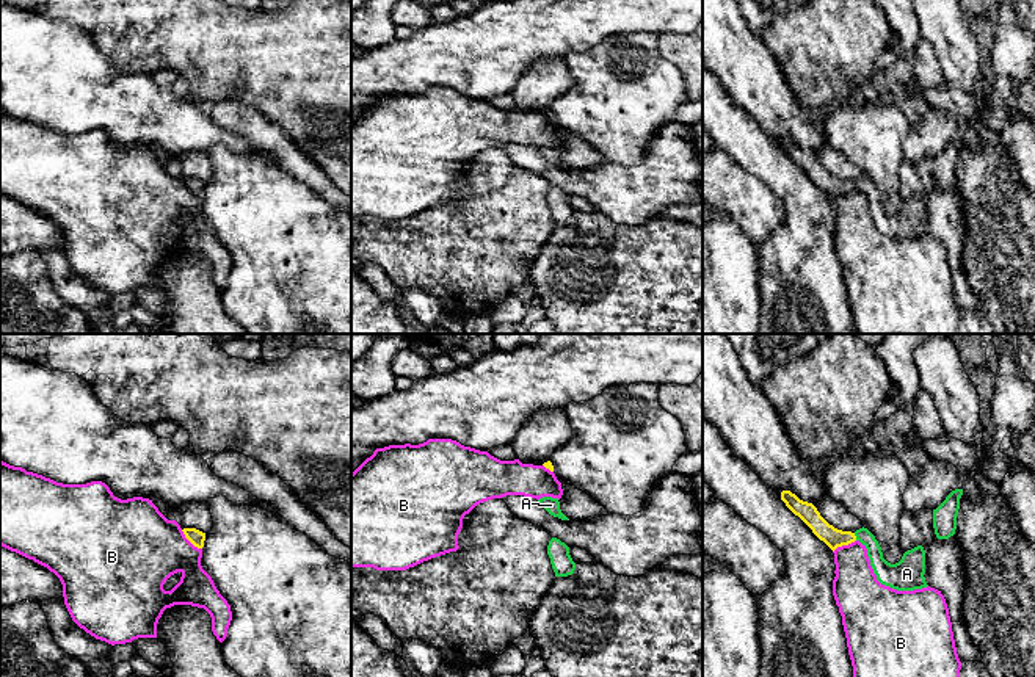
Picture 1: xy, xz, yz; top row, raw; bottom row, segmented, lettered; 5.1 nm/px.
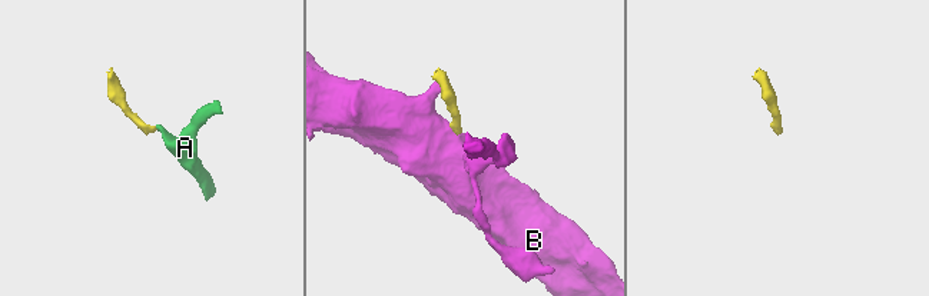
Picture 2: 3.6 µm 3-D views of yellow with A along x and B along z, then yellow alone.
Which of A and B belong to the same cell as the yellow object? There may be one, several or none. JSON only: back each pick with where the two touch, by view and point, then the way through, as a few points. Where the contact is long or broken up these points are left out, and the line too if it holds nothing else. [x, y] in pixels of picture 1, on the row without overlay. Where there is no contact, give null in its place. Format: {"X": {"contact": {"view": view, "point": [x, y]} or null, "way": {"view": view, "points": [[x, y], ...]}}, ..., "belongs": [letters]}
{"A": {"contact": {"view": "yz", "point": [855, 185]}, "way": {"view": "yz", "points": [[833, 187], [855, 185], [874, 198], [886, 223]]}}, "belongs": ["A"]}

